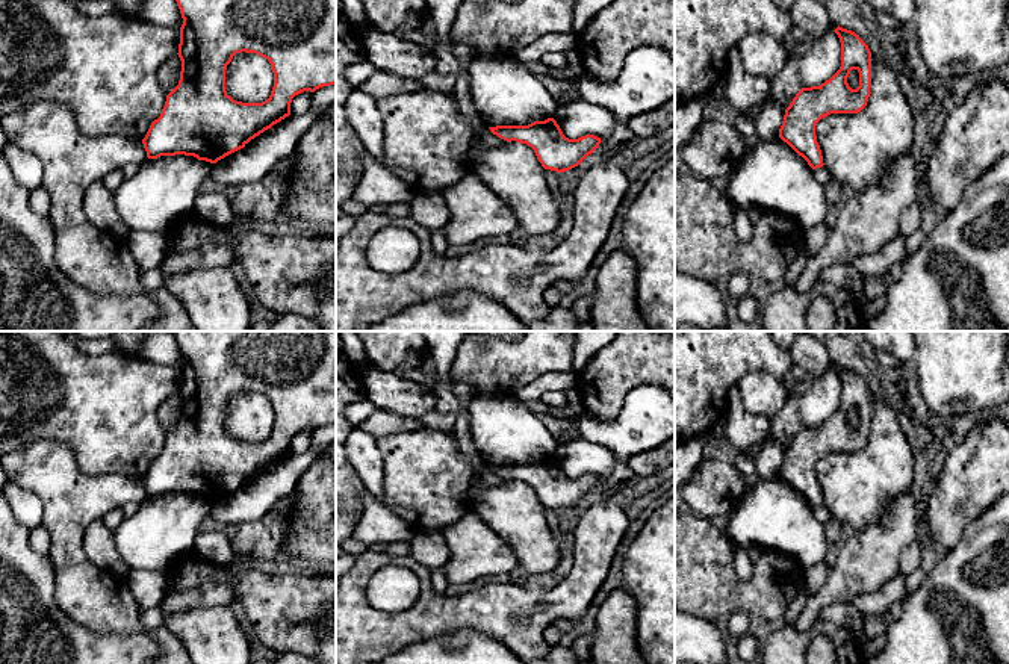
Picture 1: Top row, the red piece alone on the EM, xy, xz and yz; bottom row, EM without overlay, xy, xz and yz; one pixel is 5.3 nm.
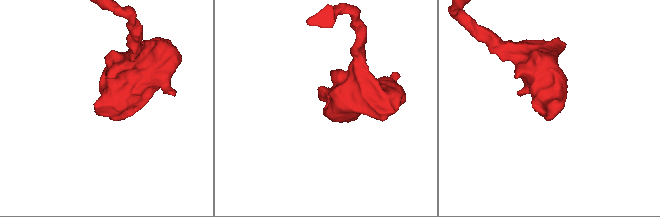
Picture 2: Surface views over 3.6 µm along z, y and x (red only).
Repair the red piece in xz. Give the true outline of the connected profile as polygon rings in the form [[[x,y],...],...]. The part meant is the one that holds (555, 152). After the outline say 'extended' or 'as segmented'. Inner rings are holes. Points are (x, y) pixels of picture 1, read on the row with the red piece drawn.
[[[554,118],[534,121],[528,126],[489,127],[498,138],[531,147],[545,169],[564,172],[578,166],[588,154],[599,148],[601,138],[585,135],[569,139]]]; as segmented

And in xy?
[[[175,0],[183,24],[180,27],[179,85],[166,95],[165,106],[142,139],[148,159],[160,156],[194,156],[216,163],[244,148],[251,139],[290,115],[292,98],[304,91],[315,92],[336,85],[336,0]],[[236,53],[256,53],[269,61],[274,86],[268,100],[242,103],[225,91],[225,70]]]; as segmented

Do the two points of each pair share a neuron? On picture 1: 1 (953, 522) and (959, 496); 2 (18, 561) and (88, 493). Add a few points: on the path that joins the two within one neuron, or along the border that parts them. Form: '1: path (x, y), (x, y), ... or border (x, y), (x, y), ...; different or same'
1: path (953, 516), (955, 502); same
2: border (47, 555), (53, 566), (56, 590); different

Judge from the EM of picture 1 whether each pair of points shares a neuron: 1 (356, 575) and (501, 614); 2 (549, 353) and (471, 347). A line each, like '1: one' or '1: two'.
1: one
2: one

